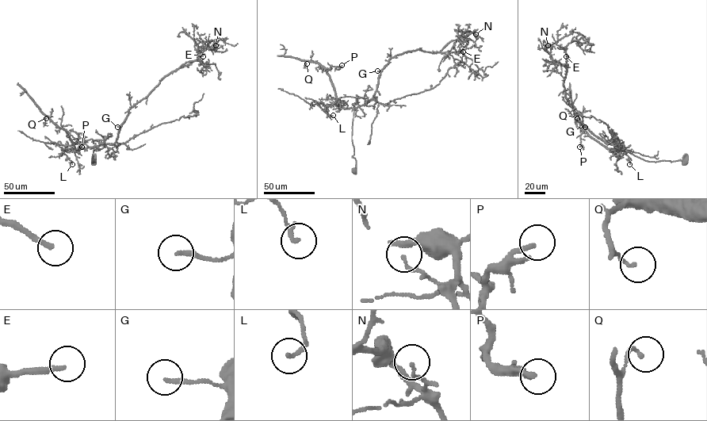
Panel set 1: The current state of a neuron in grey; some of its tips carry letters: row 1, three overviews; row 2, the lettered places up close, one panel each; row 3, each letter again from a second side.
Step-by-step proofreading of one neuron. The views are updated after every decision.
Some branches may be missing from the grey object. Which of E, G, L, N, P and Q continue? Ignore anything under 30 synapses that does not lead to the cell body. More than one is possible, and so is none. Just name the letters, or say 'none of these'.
E

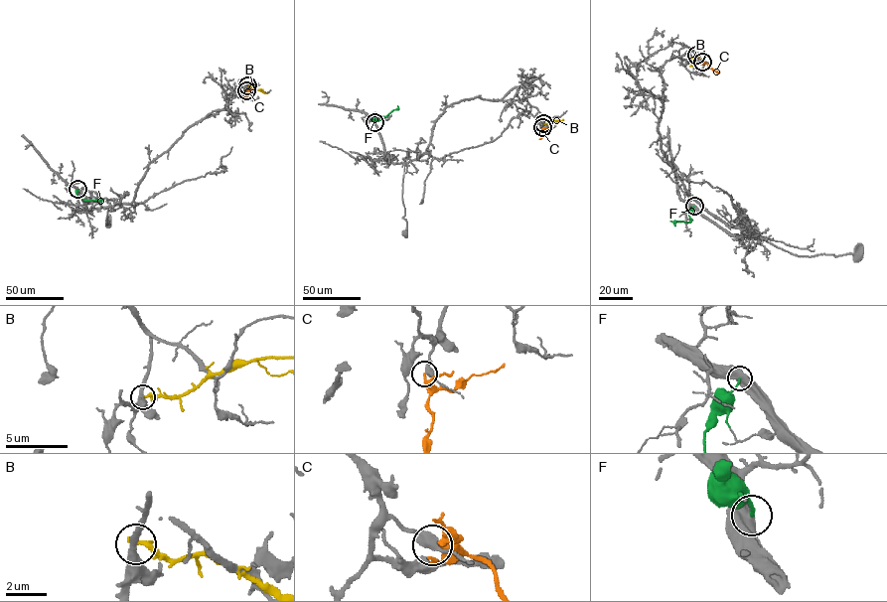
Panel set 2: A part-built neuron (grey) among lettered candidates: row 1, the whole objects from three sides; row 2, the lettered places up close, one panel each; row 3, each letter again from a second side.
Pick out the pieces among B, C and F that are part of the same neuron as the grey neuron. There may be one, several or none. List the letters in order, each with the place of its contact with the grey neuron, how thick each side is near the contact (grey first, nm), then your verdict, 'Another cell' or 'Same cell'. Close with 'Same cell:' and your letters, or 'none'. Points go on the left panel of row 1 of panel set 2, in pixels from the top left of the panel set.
B: Touches grey at (247, 85). Thickness 400 nm (grey) against 320 nm. Another cell
C: Touches grey at (246, 90). Thickness 400 nm (grey) against 280 nm. Another cell
F: Touches grey at (77, 189). Thickness 600 nm (grey) against 150 nm. Another cell
Same cell: none

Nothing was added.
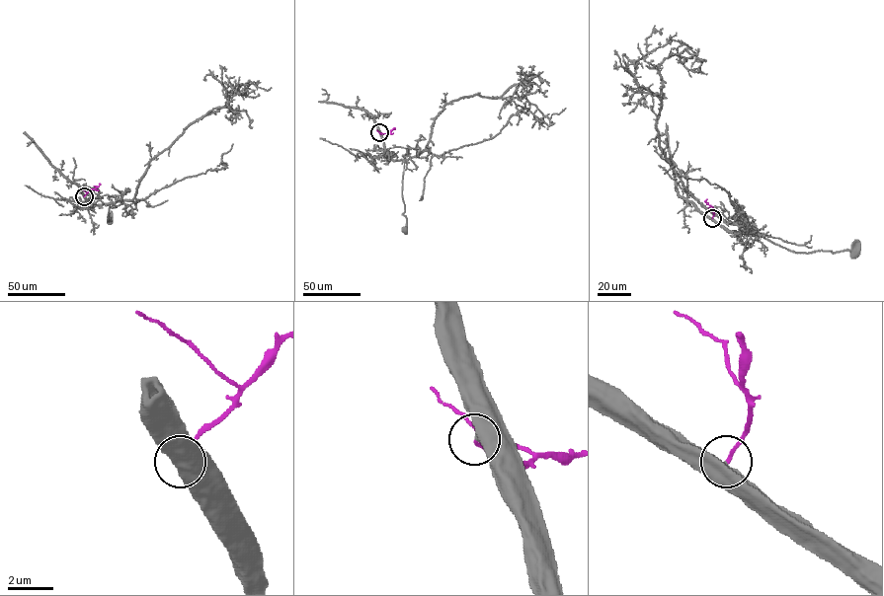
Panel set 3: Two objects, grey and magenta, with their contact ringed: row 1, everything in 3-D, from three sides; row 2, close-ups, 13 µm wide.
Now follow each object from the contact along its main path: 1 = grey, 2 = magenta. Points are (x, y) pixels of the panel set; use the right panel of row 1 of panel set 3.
1: (712, 218), (730, 231), (754, 229), (796, 253), (850, 250), (854, 253)
2: (712, 218), (713, 209), (704, 201), (707, 198)

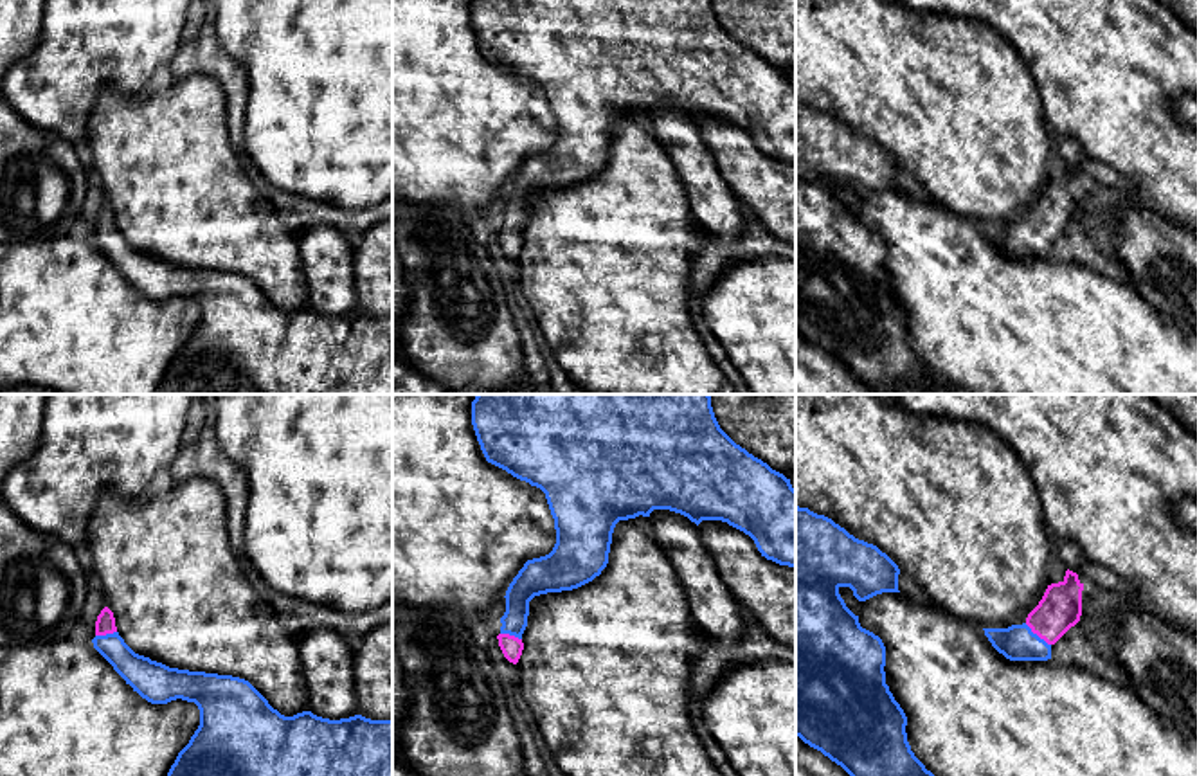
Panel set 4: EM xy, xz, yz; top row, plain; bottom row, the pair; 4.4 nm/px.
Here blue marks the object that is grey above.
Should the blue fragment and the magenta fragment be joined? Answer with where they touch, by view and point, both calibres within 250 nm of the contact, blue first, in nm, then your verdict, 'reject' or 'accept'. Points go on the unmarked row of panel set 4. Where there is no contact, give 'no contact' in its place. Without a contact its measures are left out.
contact yz (1035, 231); calibres 160 and 190 nm; accept

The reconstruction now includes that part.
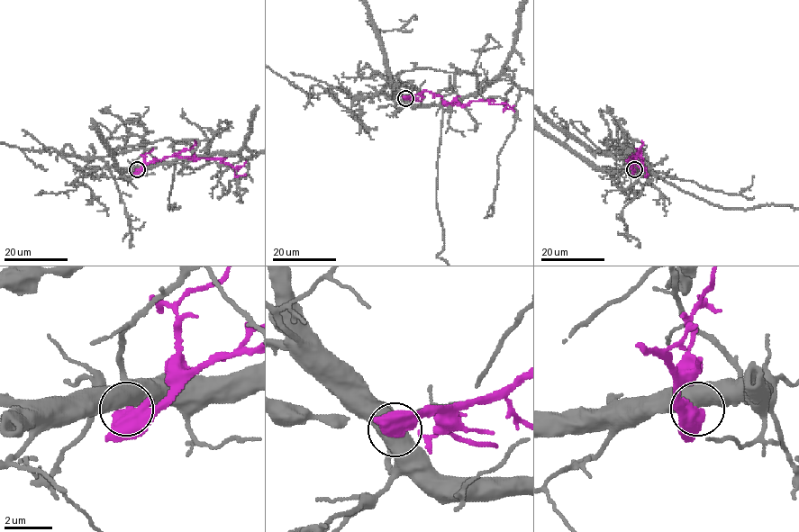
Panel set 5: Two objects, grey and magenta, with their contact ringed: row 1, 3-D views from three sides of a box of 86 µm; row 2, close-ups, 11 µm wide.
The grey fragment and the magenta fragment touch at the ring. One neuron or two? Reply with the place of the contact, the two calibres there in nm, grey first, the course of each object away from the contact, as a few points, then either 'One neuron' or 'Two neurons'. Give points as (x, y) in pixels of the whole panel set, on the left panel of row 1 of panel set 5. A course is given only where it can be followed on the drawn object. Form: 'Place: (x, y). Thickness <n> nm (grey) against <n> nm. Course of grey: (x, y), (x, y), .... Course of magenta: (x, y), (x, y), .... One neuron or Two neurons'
Place: (137, 169). Thickness 550 nm (grey) against 750 nm. Course of grey: (138, 168), (174, 164), (167, 208), (175, 204), (168, 207), (178, 208), (181, 203), (177, 210). Course of magenta: (138, 169), (175, 153), (178, 157), (220, 160), (236, 167), (237, 176), (245, 175). Two neurons

